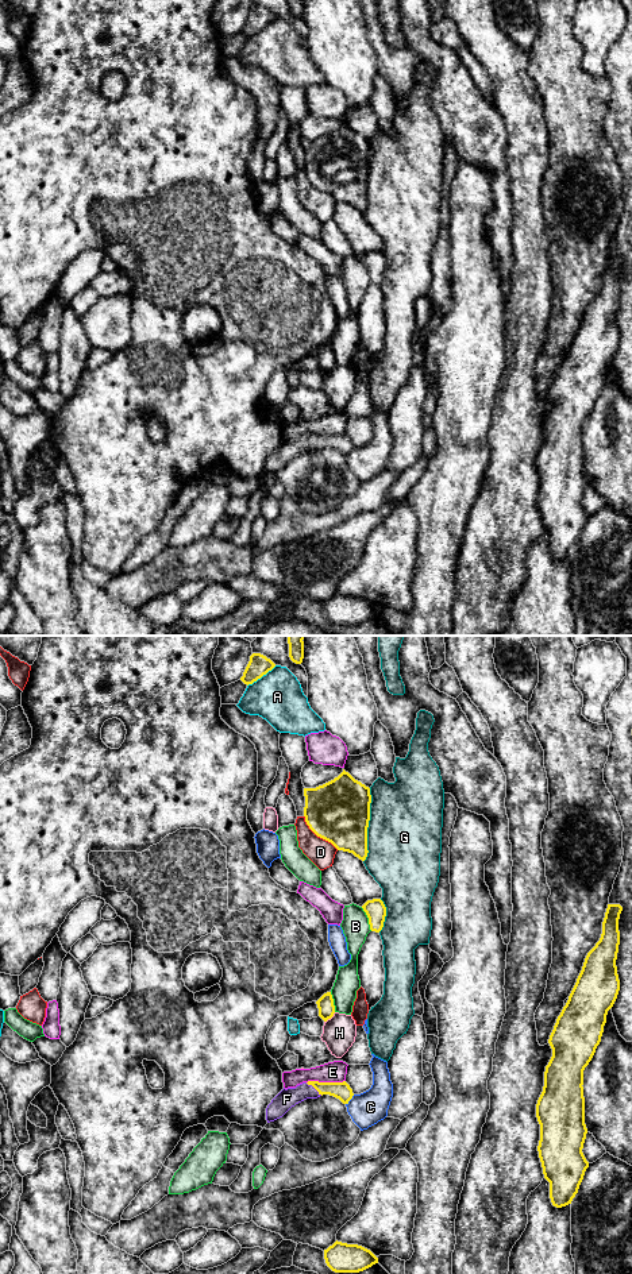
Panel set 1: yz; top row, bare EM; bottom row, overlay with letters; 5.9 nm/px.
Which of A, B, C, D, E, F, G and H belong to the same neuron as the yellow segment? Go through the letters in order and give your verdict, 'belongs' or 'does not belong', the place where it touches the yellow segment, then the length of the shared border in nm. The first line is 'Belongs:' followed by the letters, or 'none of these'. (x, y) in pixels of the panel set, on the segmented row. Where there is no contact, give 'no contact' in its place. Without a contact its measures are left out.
Belongs: F
A: does not belong; contact yz (261, 676); length 220 nm
B: does not belong; contact yz (369, 919); length 160 nm
C: does not belong; contact yz (350, 1099); length 80 nm
D: does not belong; contact yz (318, 836); length 300 nm
E: does not belong; contact yz (326, 1083); length 240 nm
F: belongs; contact yz (313, 1087); length 130 nm
G: does not belong; contact yz (367, 825); length 440 nm
H: does not belong; contact yz (330, 1018); length 90 nm

